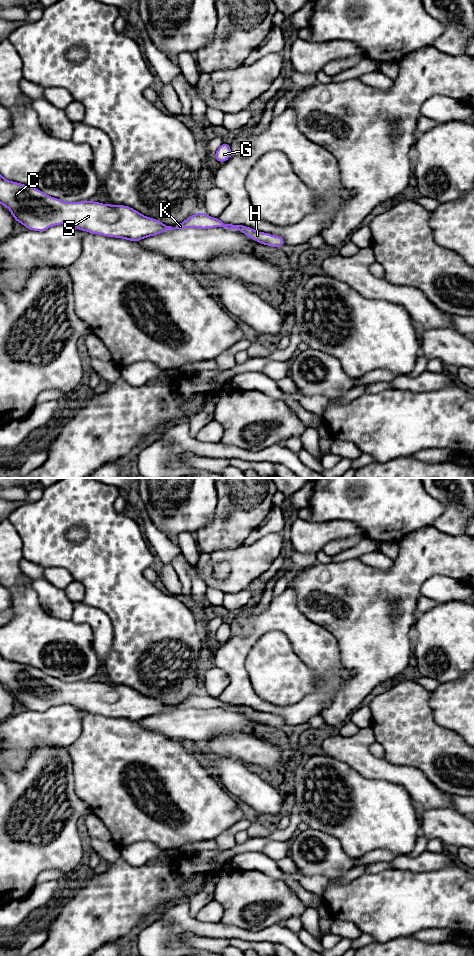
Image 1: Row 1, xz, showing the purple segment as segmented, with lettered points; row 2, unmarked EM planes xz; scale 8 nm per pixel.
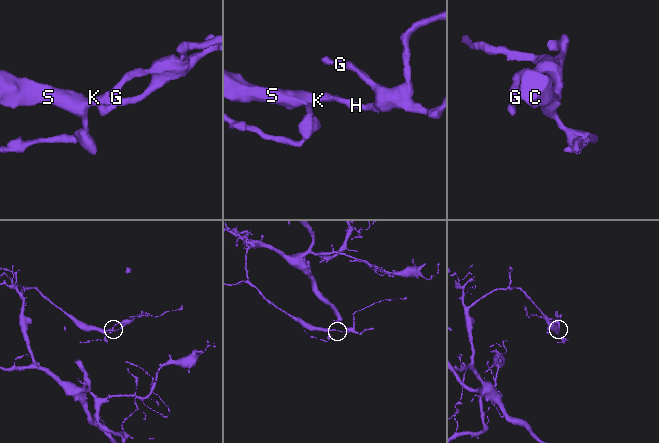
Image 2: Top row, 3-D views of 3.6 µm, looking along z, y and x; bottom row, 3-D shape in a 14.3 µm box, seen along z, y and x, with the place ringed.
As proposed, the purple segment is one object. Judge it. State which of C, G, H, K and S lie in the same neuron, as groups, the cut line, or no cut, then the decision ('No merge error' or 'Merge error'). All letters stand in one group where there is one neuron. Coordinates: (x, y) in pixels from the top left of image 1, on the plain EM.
Groups: C G H K S. No split. No merge error

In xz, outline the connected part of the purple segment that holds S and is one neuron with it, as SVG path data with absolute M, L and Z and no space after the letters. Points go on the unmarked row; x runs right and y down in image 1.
M1 654L0 684L10 690L16 702L23 704L28 710L40 712L51 706L69 704L91 714L138 722L166 710L223 707L237 709L267 726L280 728L285 724L280 716L259 712L243 705L226 704L218 697L211 697L204 692L189 696L173 708L125 685L103 684L92 680L65 682L44 674L33 666L8 661Z

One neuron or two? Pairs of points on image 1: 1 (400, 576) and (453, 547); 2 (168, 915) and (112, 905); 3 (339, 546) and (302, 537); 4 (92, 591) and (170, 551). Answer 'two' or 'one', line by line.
1: one
2: two
3: two
4: two

